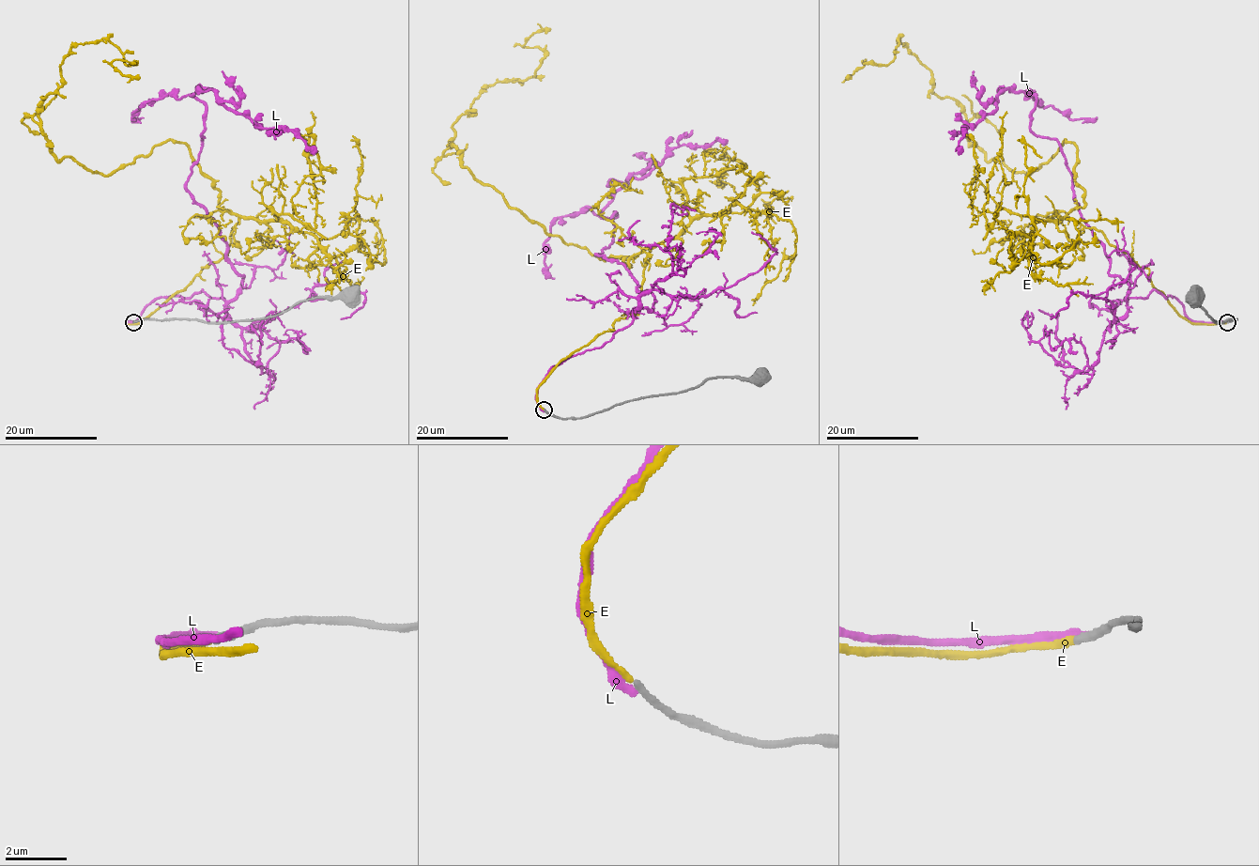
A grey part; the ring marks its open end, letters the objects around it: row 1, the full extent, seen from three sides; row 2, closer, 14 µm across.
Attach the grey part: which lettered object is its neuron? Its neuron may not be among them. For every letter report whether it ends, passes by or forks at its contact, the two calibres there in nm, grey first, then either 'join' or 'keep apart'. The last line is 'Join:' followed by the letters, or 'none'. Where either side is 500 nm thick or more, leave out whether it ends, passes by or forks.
E: it ends there; 240 nm thick on the grey side, 200 nm on the other; join
L: it ends there; 280 nm thick on the grey side, 360 nm on the other; keep apart
Join: E

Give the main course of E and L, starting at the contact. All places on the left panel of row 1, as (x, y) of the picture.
E: (132, 321), (238, 222), (185, 143), (108, 176), (51, 151), (38, 109), (73, 47), (109, 39), (140, 78)
L: (132, 321), (160, 298), (231, 301), (241, 285), (186, 187), (204, 129), (191, 95), (211, 89), (314, 154)

